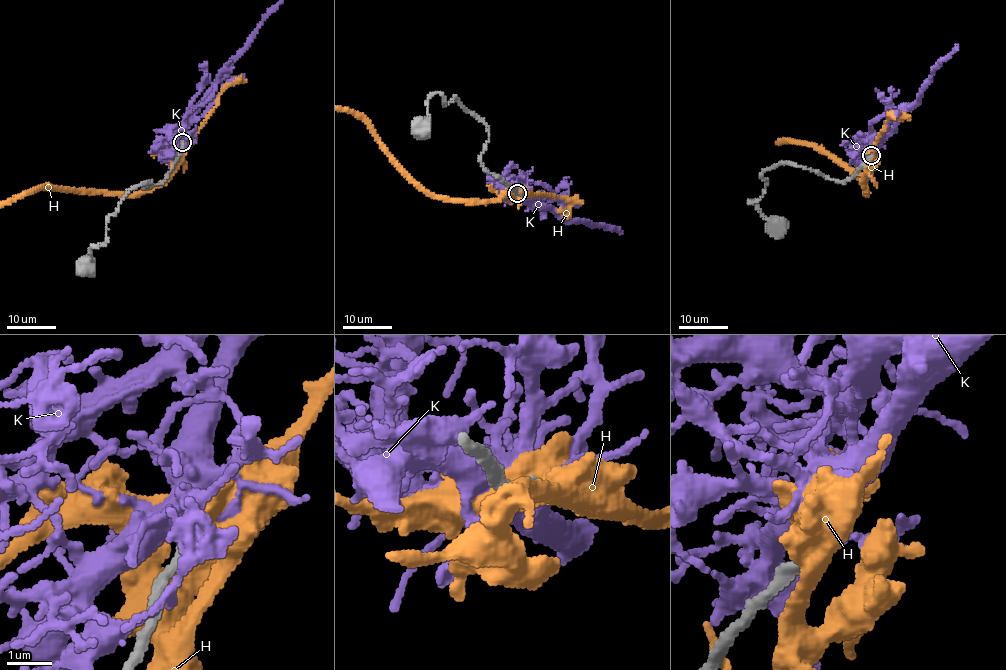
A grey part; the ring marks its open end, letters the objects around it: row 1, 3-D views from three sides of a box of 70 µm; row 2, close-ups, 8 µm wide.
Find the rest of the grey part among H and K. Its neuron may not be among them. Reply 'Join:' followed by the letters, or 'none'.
Join: K

